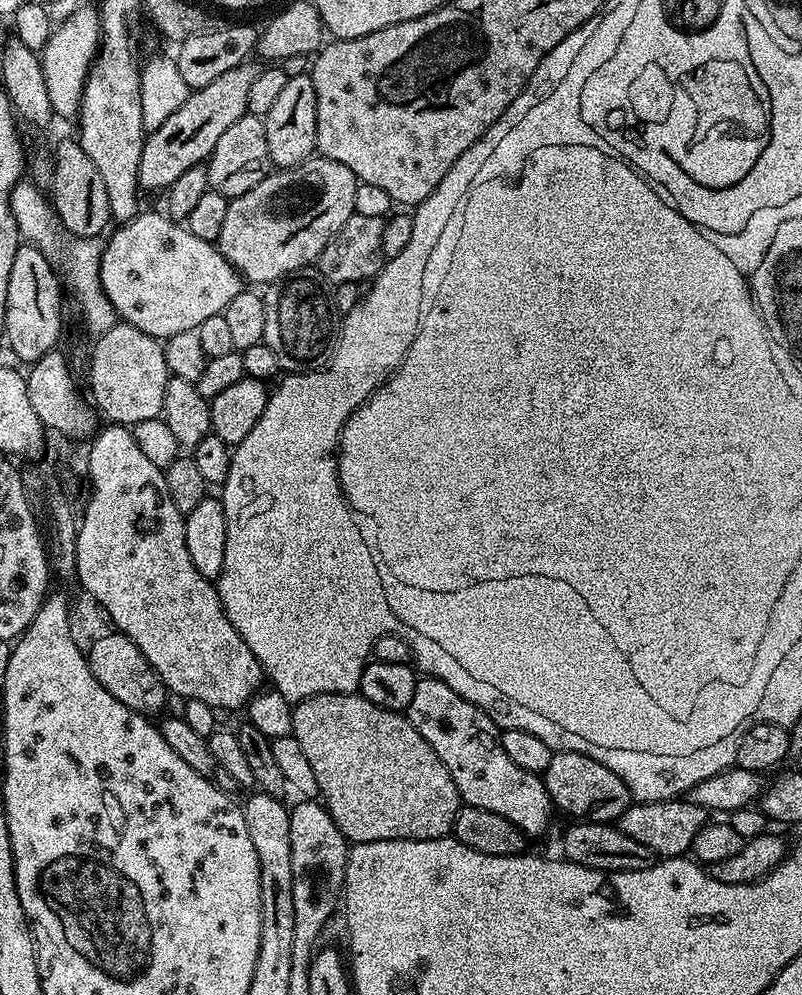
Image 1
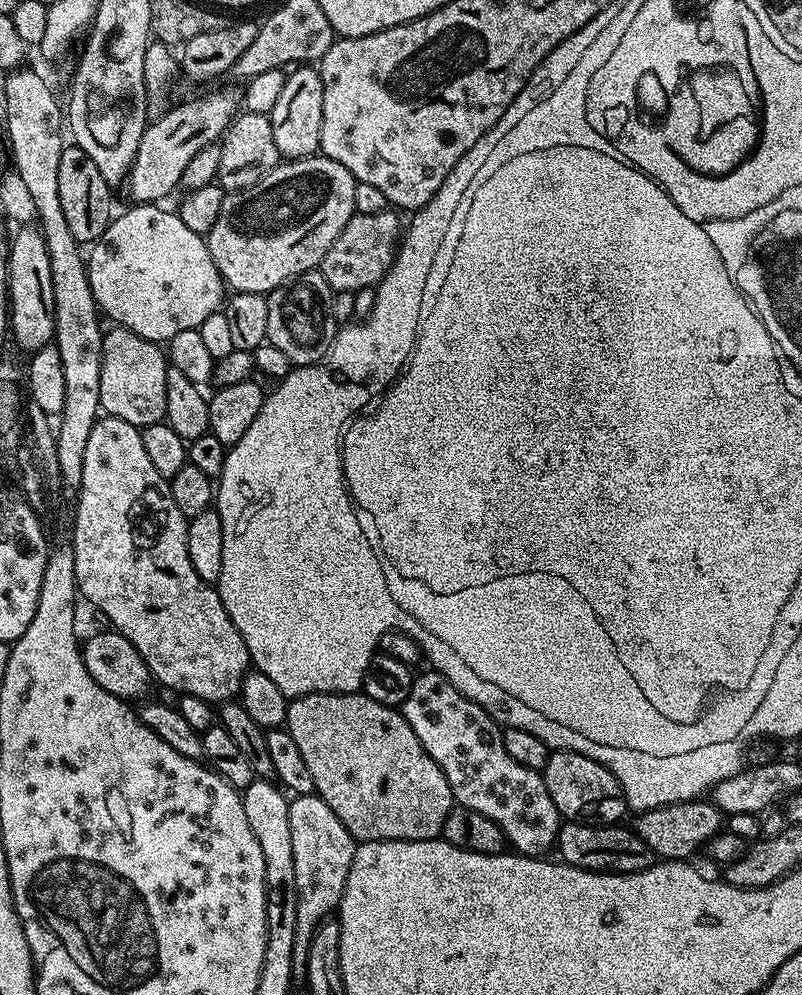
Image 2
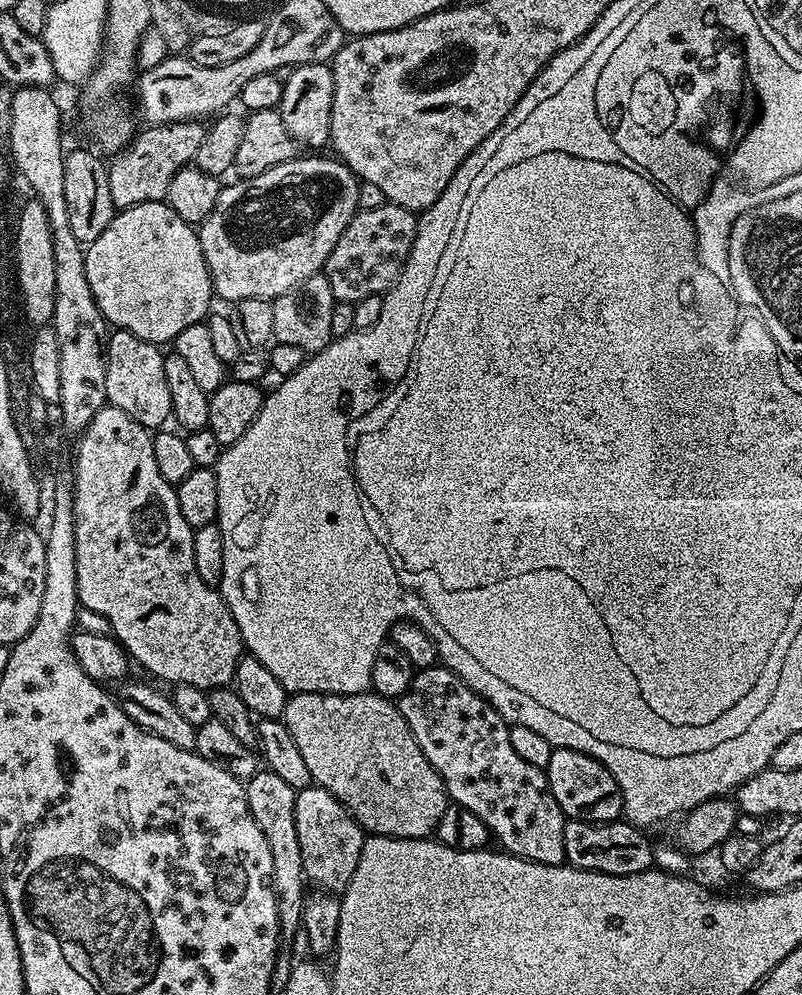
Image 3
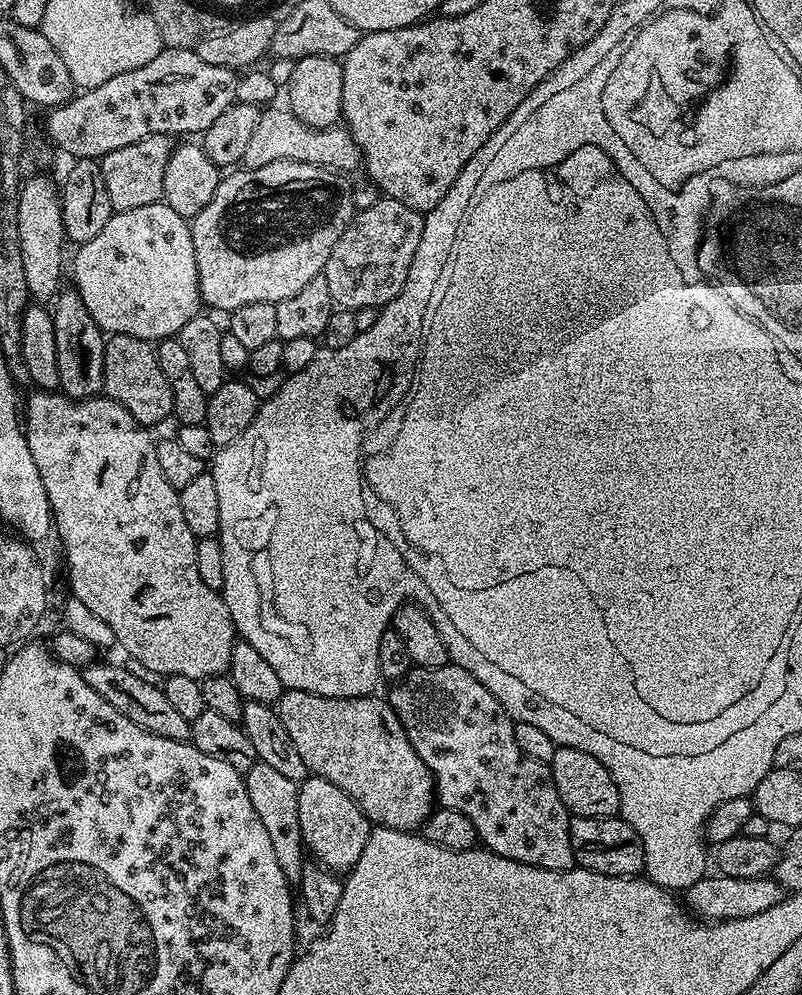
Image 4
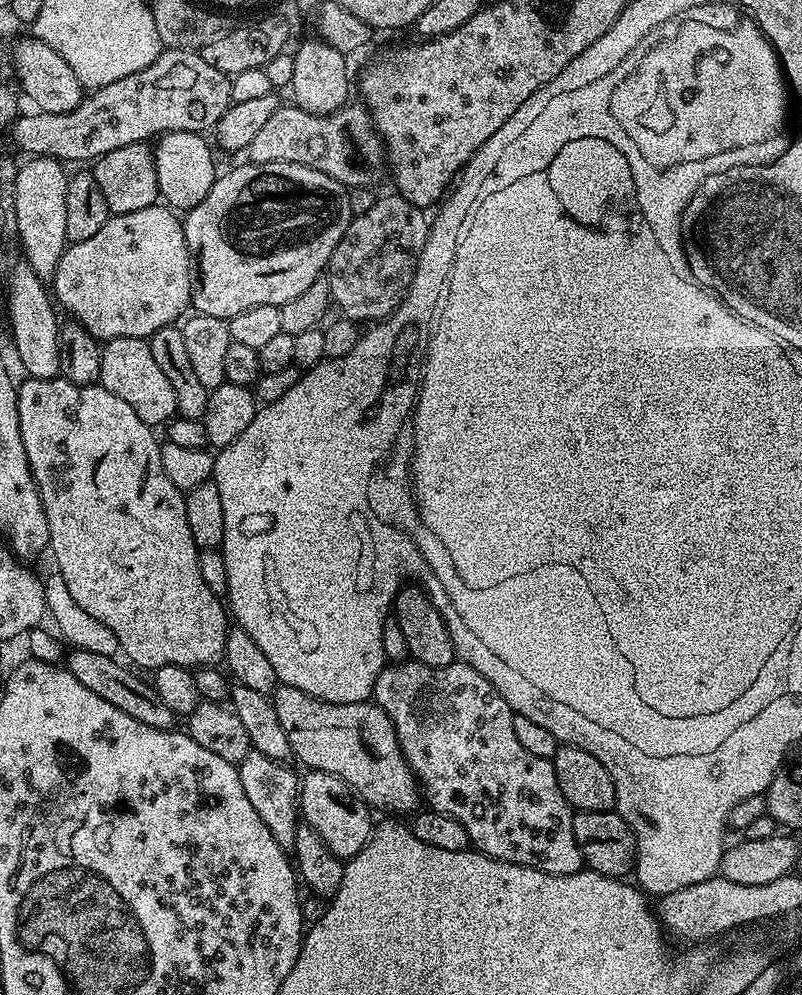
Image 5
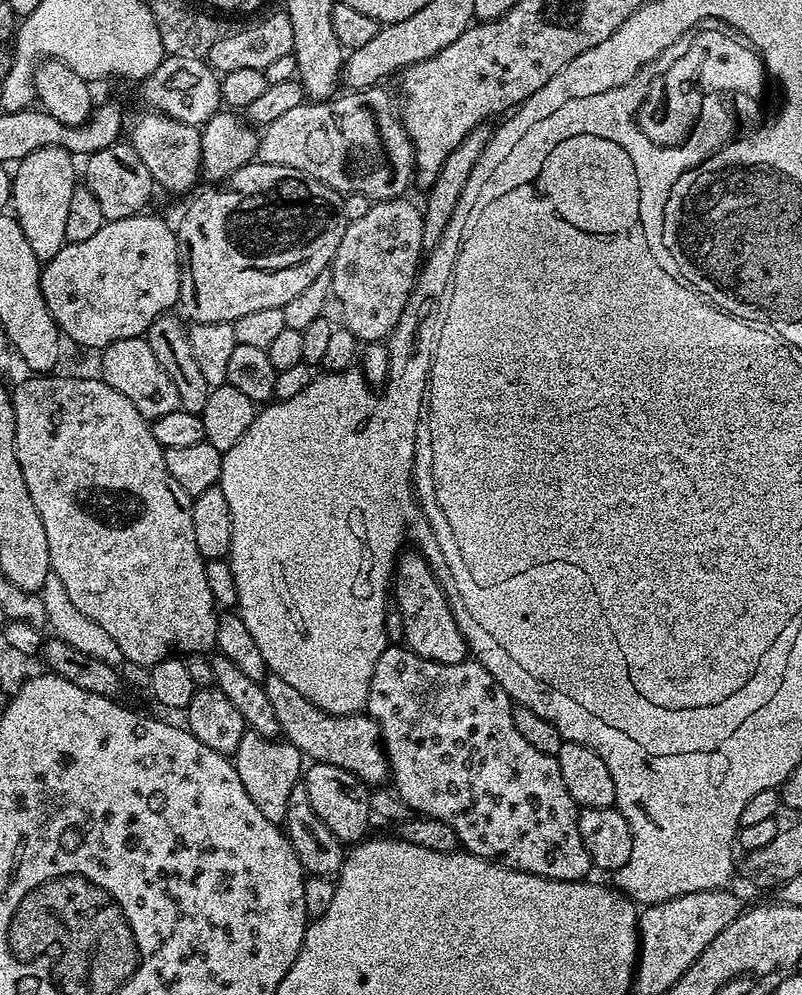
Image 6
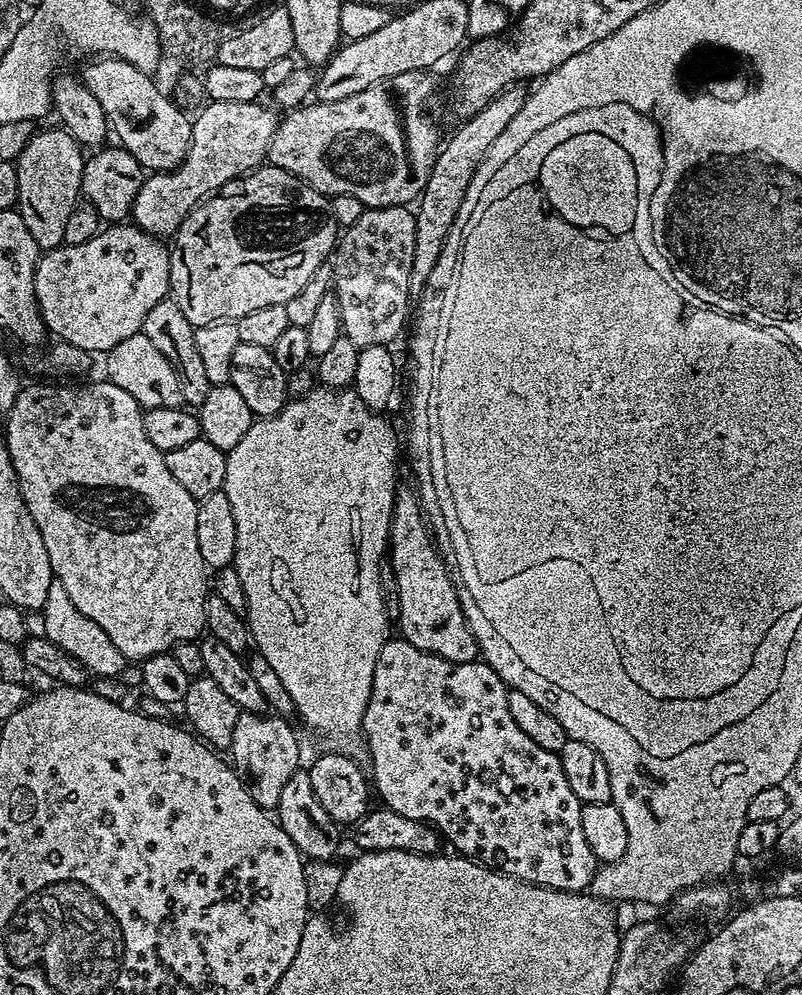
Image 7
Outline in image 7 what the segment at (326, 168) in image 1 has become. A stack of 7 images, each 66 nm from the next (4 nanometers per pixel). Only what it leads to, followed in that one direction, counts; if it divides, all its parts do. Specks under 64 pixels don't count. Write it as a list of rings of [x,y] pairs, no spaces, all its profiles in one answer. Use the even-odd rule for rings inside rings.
[[[260,166],[255,171],[236,180],[227,190],[208,196],[203,202],[197,204],[196,208],[181,222],[180,228],[174,233],[174,239],[170,244],[170,296],[171,299],[178,302],[182,314],[186,314],[186,318],[195,329],[219,320],[235,322],[246,314],[259,310],[261,306],[274,306],[275,304],[290,302],[290,298],[294,298],[294,294],[298,294],[298,290],[302,290],[302,286],[306,286],[306,282],[310,282],[310,278],[314,278],[314,270],[322,267],[325,261],[331,257],[337,243],[338,225],[332,216],[332,205],[329,197],[324,196],[318,190],[314,190],[305,180],[300,180],[286,170]]]

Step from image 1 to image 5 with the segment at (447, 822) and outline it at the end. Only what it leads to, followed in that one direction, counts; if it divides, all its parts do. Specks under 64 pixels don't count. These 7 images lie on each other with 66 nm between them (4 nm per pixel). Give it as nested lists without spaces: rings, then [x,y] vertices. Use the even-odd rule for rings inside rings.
[[[277,683],[276,689],[270,695],[274,710],[278,714],[278,723],[282,730],[286,730],[286,738],[290,738],[292,755],[297,761],[300,759],[305,764],[305,769],[342,778],[342,782],[349,784],[369,809],[385,808],[388,812],[410,812],[409,814],[417,811],[416,803],[421,803],[422,793],[419,784],[416,783],[416,775],[402,754],[390,718],[375,702],[363,700],[335,704],[319,700],[294,686],[281,683]]]

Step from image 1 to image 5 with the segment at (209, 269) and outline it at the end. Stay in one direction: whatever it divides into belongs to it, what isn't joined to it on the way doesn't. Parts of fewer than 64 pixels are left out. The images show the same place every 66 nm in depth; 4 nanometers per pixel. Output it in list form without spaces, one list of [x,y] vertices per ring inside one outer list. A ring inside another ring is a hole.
[[[157,202],[146,206],[146,210],[134,210],[121,216],[109,215],[106,226],[102,226],[94,238],[86,238],[86,242],[77,244],[69,243],[60,256],[50,288],[55,303],[61,309],[64,307],[72,315],[69,317],[97,341],[103,342],[123,336],[147,338],[160,328],[175,325],[185,315],[184,307],[187,309],[191,305],[193,279],[190,246],[184,237],[181,217],[173,209]]]

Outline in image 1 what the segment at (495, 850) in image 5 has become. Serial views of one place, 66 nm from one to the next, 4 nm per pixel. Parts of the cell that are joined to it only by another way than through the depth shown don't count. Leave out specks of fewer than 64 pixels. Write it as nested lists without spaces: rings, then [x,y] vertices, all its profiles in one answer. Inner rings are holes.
[[[425,675],[417,679],[414,698],[410,698],[406,715],[414,730],[418,730],[418,734],[422,734],[426,742],[430,742],[434,754],[442,758],[442,766],[450,770],[450,778],[454,778],[454,786],[458,786],[458,794],[465,805],[500,814],[502,818],[509,819],[528,838],[540,836],[547,830],[548,823],[552,820],[552,812],[554,813],[554,805],[552,799],[548,797],[548,791],[544,788],[543,779],[537,773],[522,770],[522,766],[516,765],[507,756],[506,750],[502,750],[501,729],[497,728],[496,723],[481,708],[466,702],[462,694],[454,694],[454,690],[446,686],[446,682]]]

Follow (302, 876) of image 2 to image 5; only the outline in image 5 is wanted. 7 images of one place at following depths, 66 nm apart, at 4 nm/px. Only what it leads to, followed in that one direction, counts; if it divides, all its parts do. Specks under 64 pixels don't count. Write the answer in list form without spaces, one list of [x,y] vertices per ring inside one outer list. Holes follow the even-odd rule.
[[[311,770],[303,774],[305,776],[302,776],[298,784],[298,812],[303,823],[316,831],[318,838],[326,842],[326,846],[339,860],[345,862],[351,860],[372,837],[373,813],[368,805],[356,795],[356,791],[346,782],[342,782],[342,778],[334,774]]]

